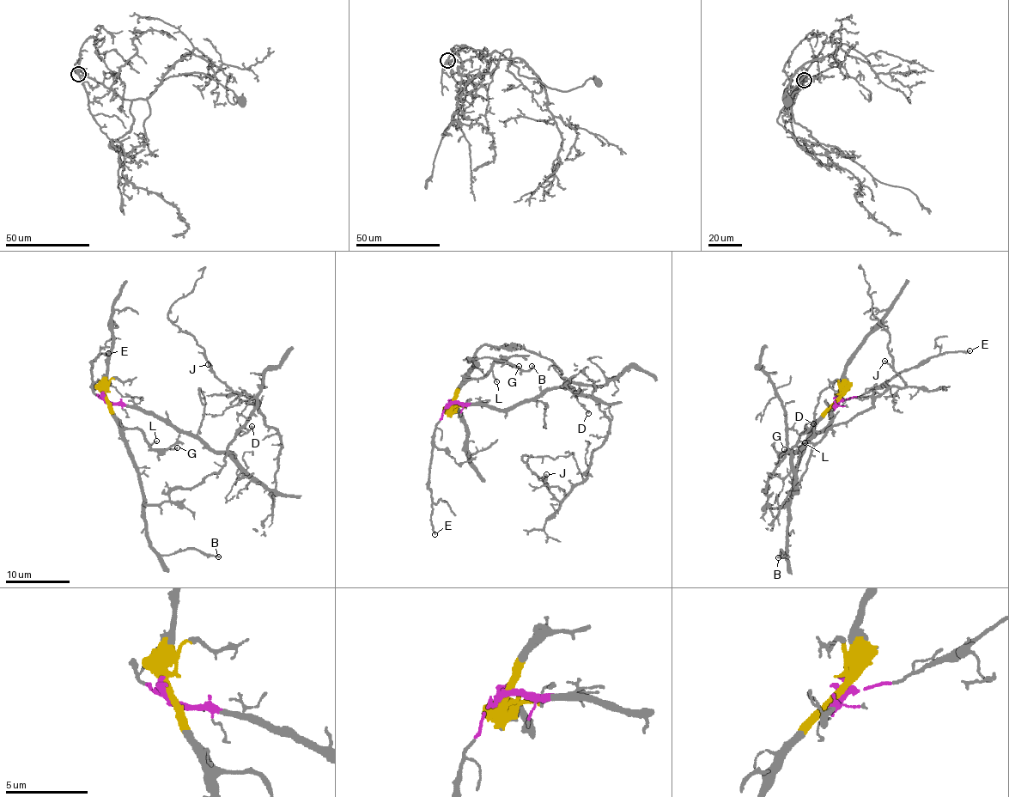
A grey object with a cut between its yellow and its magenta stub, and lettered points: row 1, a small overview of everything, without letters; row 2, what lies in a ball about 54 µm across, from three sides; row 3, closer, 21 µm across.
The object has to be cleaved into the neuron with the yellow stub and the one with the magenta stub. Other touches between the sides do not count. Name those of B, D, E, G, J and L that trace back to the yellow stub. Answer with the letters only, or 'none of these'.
B, G, L

